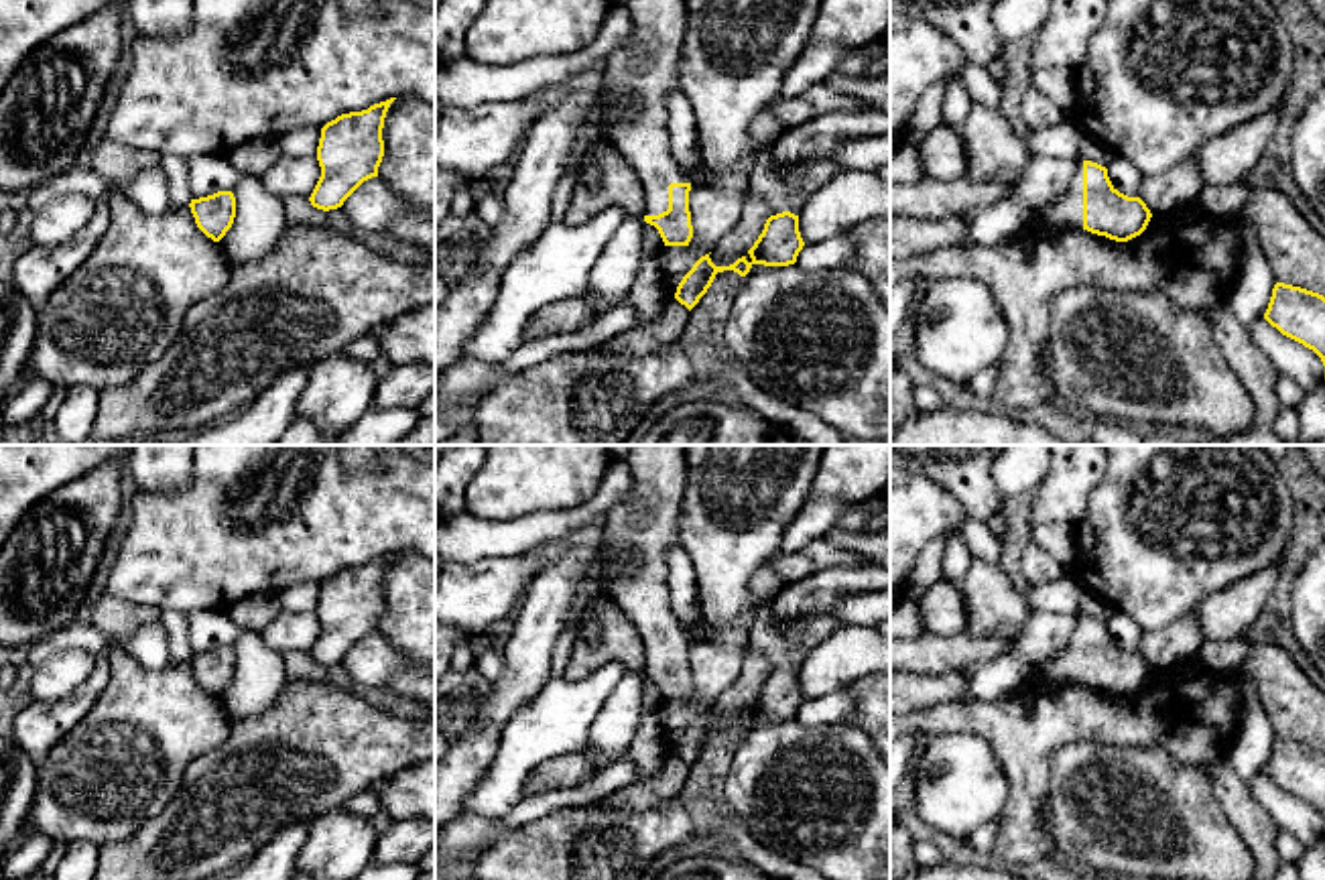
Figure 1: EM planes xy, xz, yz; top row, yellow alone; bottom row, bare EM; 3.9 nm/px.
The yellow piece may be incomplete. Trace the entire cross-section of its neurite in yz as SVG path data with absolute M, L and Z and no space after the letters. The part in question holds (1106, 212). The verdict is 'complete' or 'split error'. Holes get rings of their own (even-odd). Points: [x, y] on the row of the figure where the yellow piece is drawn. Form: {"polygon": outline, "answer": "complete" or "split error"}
{"polygon": "M1079 156L1075 161L1077 173L1069 191L1032 219L1049 232L1083 228L1116 242L1140 236L1152 217L1146 203L1140 197L1120 193L1106 167Z", "answer": "split error"}

